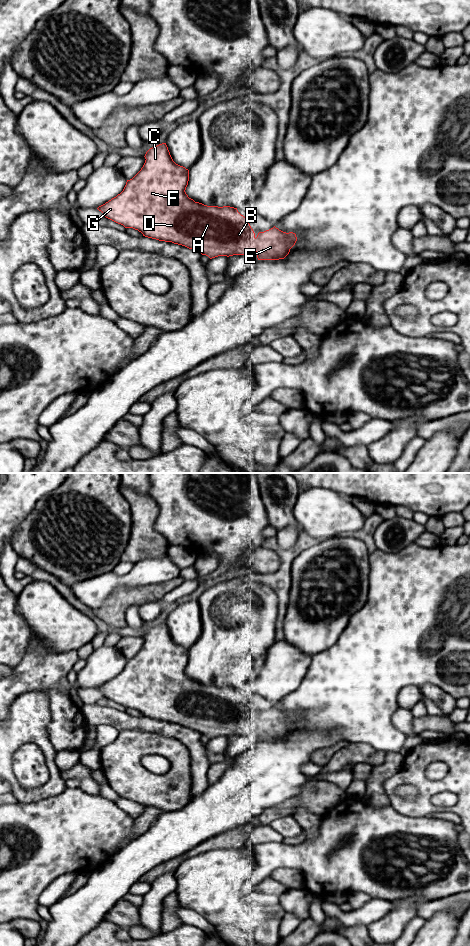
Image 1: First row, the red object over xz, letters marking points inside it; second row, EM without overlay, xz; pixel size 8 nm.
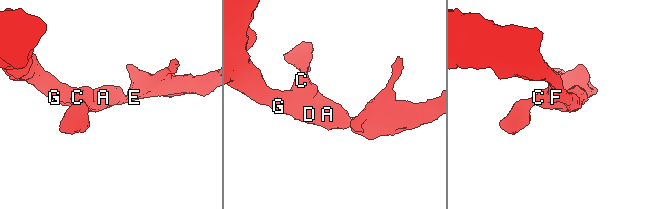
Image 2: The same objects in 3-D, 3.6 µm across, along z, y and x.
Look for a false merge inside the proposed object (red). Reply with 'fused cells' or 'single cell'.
single cell

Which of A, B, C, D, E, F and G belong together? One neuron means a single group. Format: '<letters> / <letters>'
A B C D E F G

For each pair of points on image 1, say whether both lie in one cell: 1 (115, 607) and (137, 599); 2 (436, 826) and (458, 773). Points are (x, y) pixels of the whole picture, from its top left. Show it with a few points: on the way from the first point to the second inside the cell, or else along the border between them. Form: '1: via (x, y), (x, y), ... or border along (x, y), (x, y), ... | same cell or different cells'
1: via (120, 602), (123, 599), (132, 599) | same cell
2: border along (409, 815), (432, 817) | different cells

